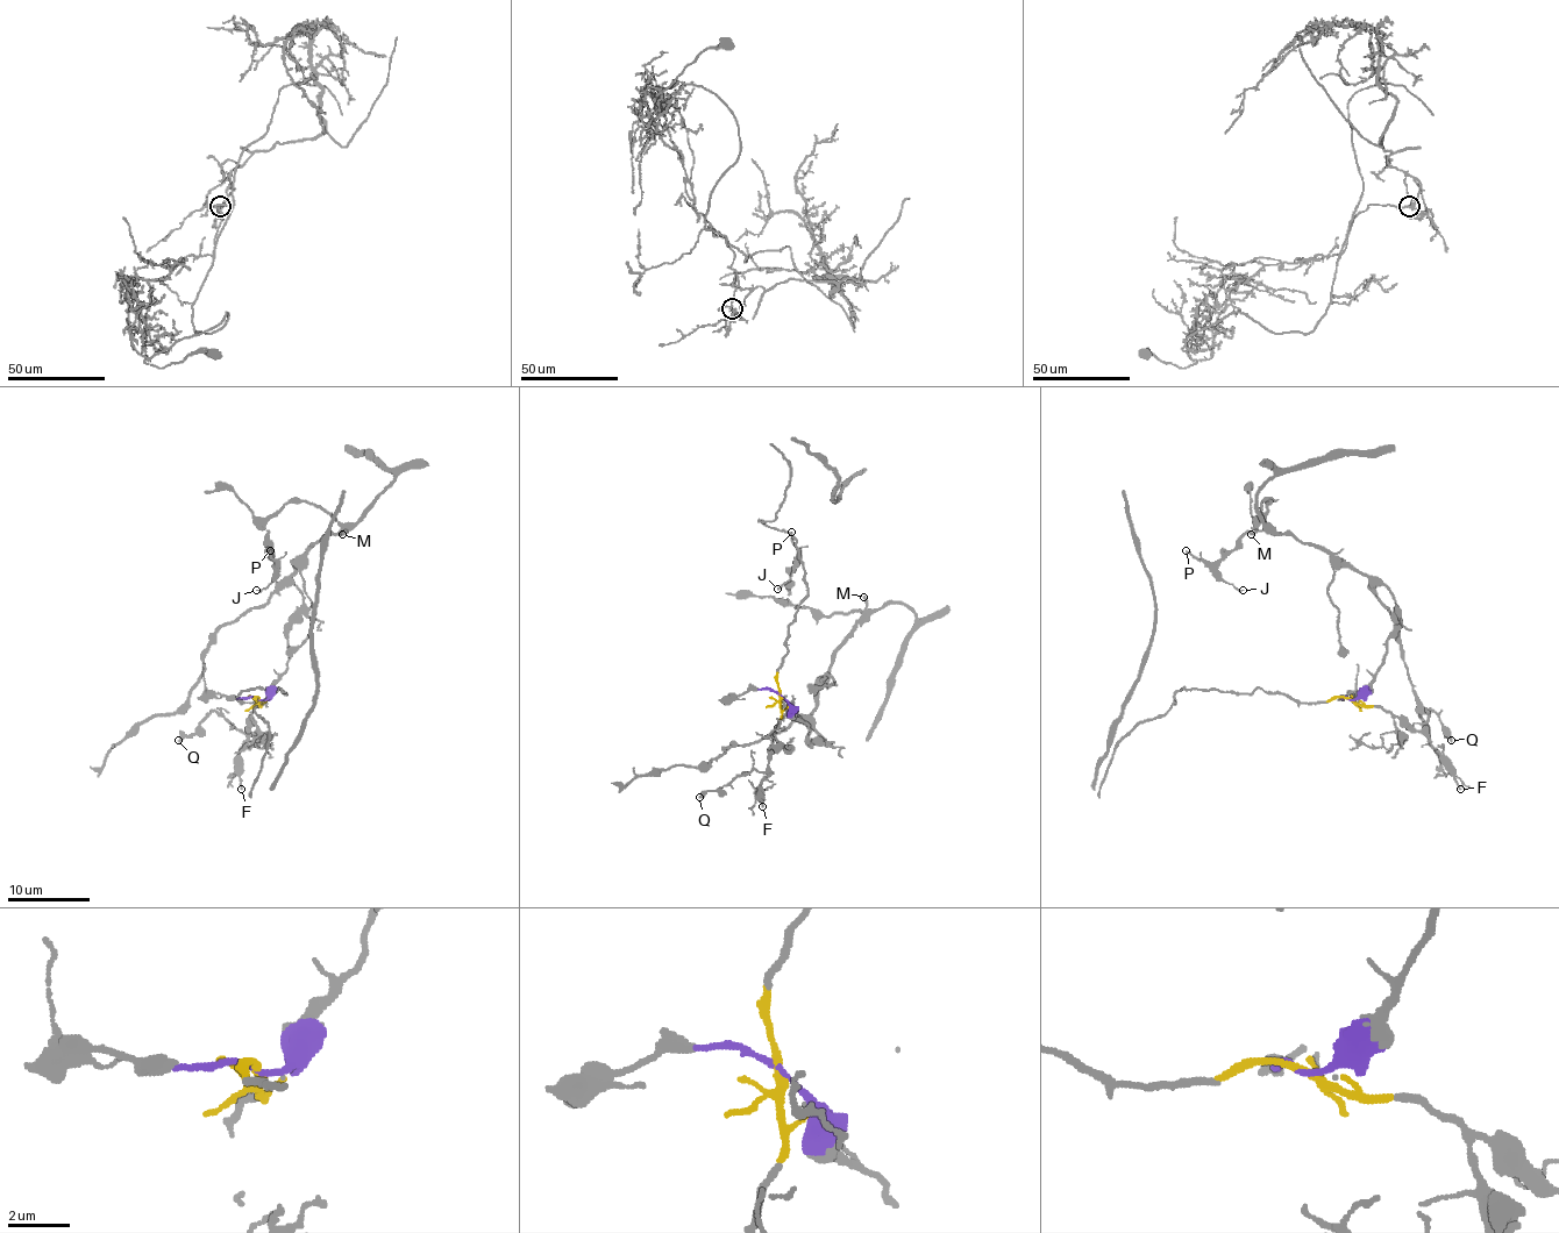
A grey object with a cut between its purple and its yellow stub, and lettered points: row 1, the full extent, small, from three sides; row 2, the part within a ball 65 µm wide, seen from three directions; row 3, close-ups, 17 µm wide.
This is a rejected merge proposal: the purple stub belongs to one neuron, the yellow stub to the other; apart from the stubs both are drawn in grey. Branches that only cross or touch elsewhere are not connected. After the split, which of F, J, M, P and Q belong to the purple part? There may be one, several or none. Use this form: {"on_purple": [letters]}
{"on_purple": ["J", "M", "P"]}

